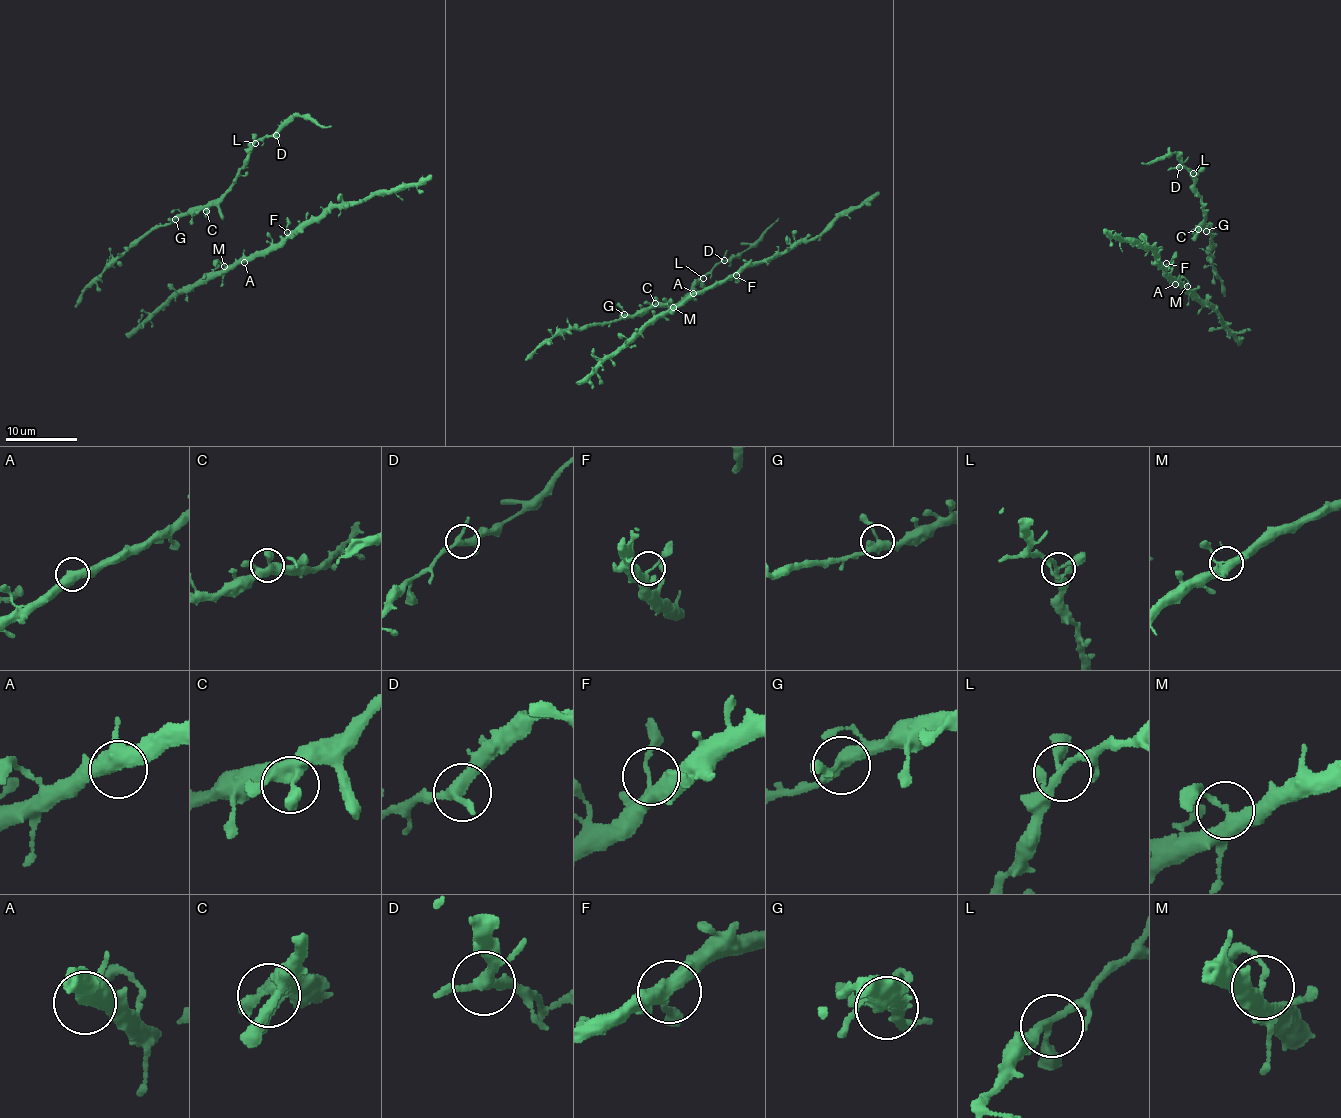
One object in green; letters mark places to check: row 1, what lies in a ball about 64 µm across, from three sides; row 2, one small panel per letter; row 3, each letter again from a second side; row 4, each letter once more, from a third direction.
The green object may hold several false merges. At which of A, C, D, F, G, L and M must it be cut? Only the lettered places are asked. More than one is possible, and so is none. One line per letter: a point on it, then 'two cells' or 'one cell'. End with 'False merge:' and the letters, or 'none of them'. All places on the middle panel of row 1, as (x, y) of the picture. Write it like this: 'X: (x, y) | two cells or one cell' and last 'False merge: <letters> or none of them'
A: (693, 293) | one cell
C: (655, 303) | one cell
D: (724, 260) | one cell
F: (736, 275) | one cell
G: (624, 314) | one cell
L: (703, 278) | one cell
M: (673, 307) | one cell
False merge: none of them

